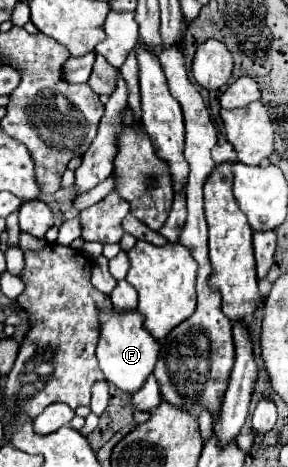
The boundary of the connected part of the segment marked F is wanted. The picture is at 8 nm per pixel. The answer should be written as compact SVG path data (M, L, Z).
M115 308L103 310L99 314L99 344L97 344L97 360L105 374L105 378L115 384L119 390L137 392L147 376L153 372L157 356L159 356L159 342L147 332L145 318L137 310L117 312Z

